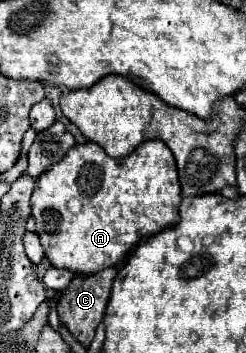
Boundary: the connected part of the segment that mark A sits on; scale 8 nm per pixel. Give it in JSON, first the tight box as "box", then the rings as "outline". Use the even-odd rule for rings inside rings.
{"box":[32,140,180,274],"outline":[[[146,140],[124,158],[110,158],[96,142],[84,142],[36,180],[32,216],[54,268],[94,274],[116,266],[140,238],[178,224],[180,202],[176,160],[162,140]]]}

